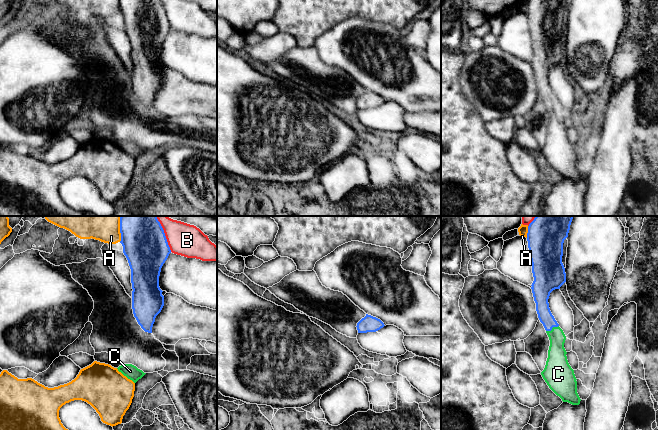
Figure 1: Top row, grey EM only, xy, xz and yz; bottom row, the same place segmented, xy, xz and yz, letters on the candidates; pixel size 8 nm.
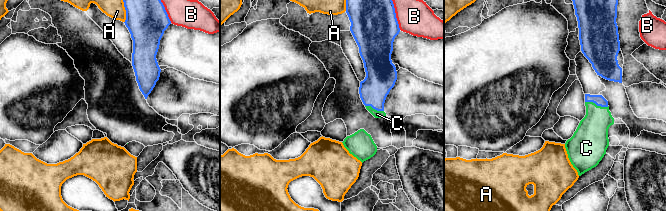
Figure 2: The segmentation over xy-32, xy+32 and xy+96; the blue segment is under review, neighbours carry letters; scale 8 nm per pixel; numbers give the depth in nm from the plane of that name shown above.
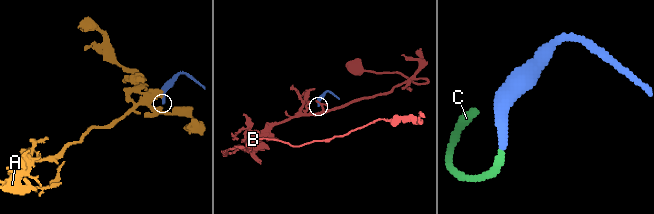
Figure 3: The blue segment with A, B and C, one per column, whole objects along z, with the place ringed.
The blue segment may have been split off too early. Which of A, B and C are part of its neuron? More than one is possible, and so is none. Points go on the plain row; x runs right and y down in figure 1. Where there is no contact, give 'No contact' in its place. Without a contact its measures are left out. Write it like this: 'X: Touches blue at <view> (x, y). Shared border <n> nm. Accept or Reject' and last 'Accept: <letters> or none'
A: Touches blue at xy (120, 8). Shared border 140 nm. Reject
B: Touches blue at xy (165, 14). Shared border 240 nm. Reject
C: Touches blue at yz (552, 103). Shared border 120 nm. Accept
Accept: C

